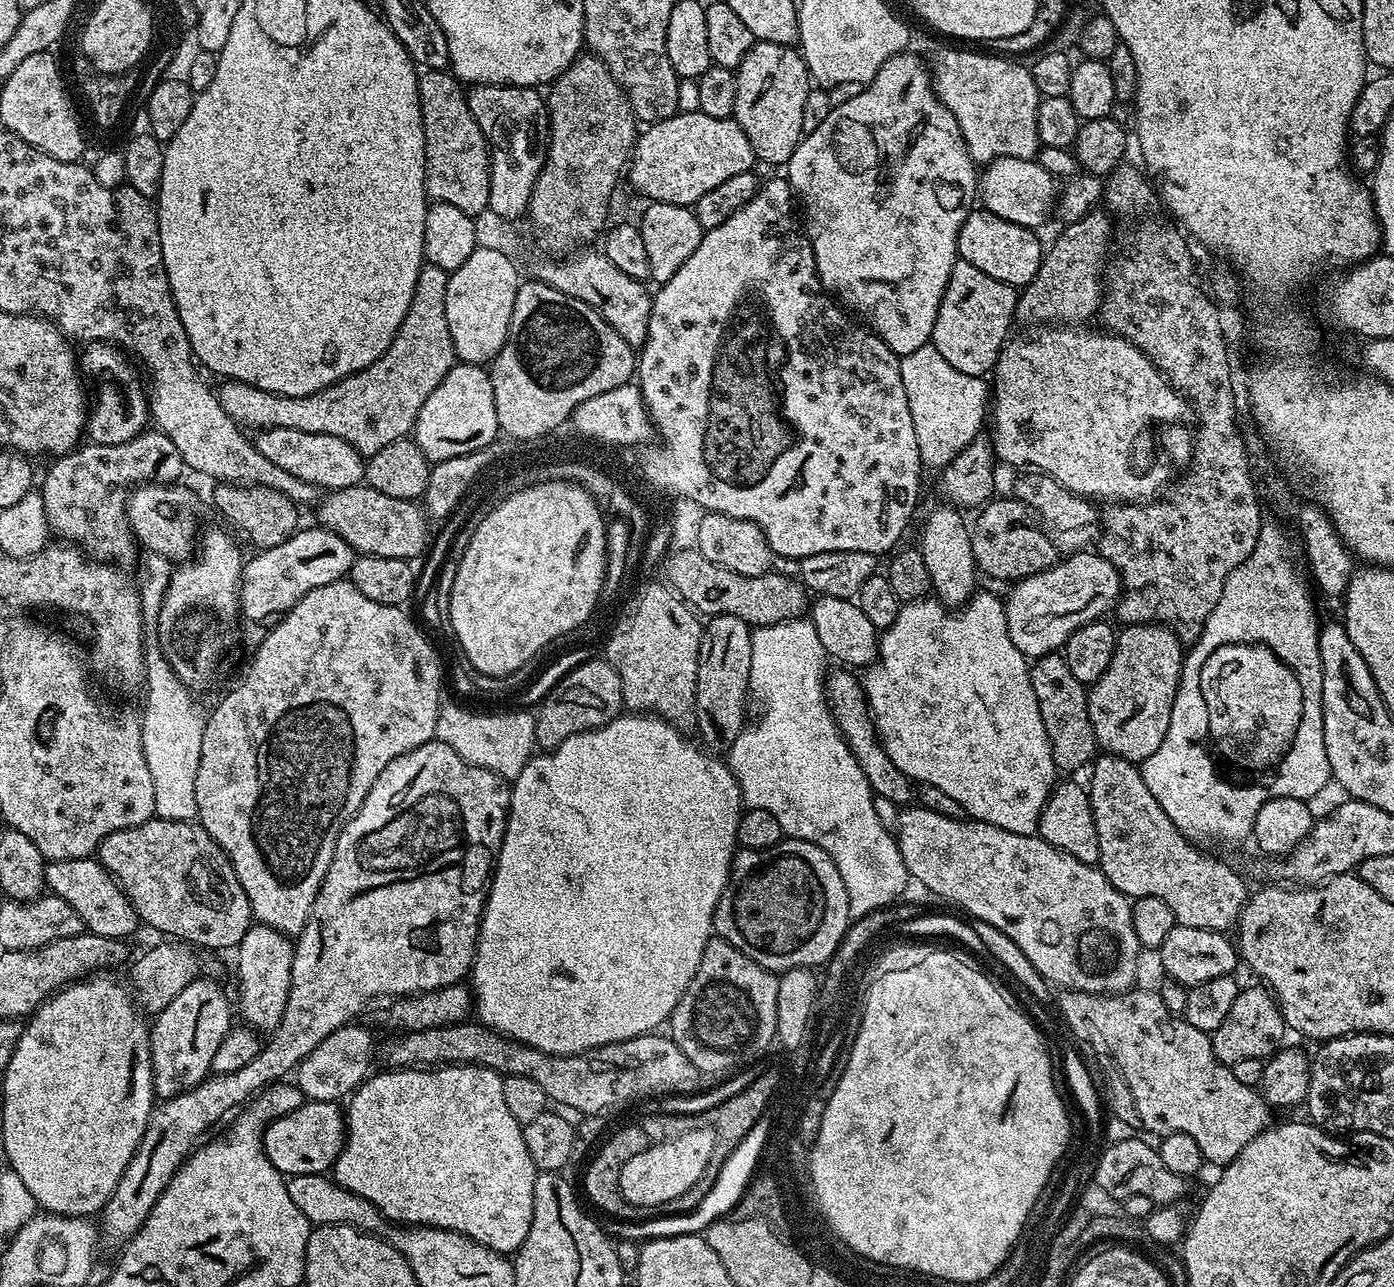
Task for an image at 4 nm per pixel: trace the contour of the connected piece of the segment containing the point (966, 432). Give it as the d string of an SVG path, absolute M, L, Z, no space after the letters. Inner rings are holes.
M926 343L913 353L906 354L900 361L902 386L906 386L906 402L910 402L910 418L914 418L914 434L918 438L920 463L925 469L939 470L948 465L962 449L981 435L980 427L985 427L986 413L990 408L990 384L985 377L962 374L954 370L942 354Z

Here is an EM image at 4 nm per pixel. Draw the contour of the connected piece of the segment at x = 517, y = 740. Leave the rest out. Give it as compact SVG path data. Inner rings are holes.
M441 703L438 710L435 739L448 744L464 759L465 764L473 764L479 768L490 770L494 774L503 776L505 781L511 782L518 774L522 774L524 767L534 755L536 742L536 717L528 712L496 712L491 716L488 712L467 712L456 704Z

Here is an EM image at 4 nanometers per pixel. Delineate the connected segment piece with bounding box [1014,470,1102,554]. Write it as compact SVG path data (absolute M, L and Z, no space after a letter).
M1028 470L1021 476L1024 477L1016 484L1015 499L1028 505L1044 533L1054 542L1057 553L1087 552L1099 541L1102 535L1102 516L1093 501L1075 496L1066 490L1066 486L1062 486L1062 482L1045 472Z

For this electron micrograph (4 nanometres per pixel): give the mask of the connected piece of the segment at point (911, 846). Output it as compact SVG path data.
M908 806L901 811L898 825L898 843L902 854L902 862L906 862L908 875L915 883L917 880L922 887L929 888L934 895L941 896L942 899L949 900L950 903L957 904L960 908L965 908L973 921L981 920L997 927L998 930L1002 931L1002 933L1006 934L1006 937L1014 942L1014 946L1018 946L1018 950L1022 950L1022 954L1026 954L1026 958L1030 958L1030 962L1034 962L1034 970L1038 970L1038 974L1042 974L1049 985L1056 987L1057 984L1057 989L1060 990L1089 992L1099 996L1119 996L1121 992L1129 991L1135 985L1132 983L1135 982L1136 975L1140 972L1142 949L1138 940L1138 934L1134 930L1132 906L1129 897L1119 892L1105 878L1099 867L1078 862L1078 858L1074 858L1070 854L1050 846L1046 841L1041 840L1039 835L1023 836L1022 834L1010 834L1010 830L1002 830L998 826L990 826L981 820L946 818L942 814L938 814L934 810L923 806Z

